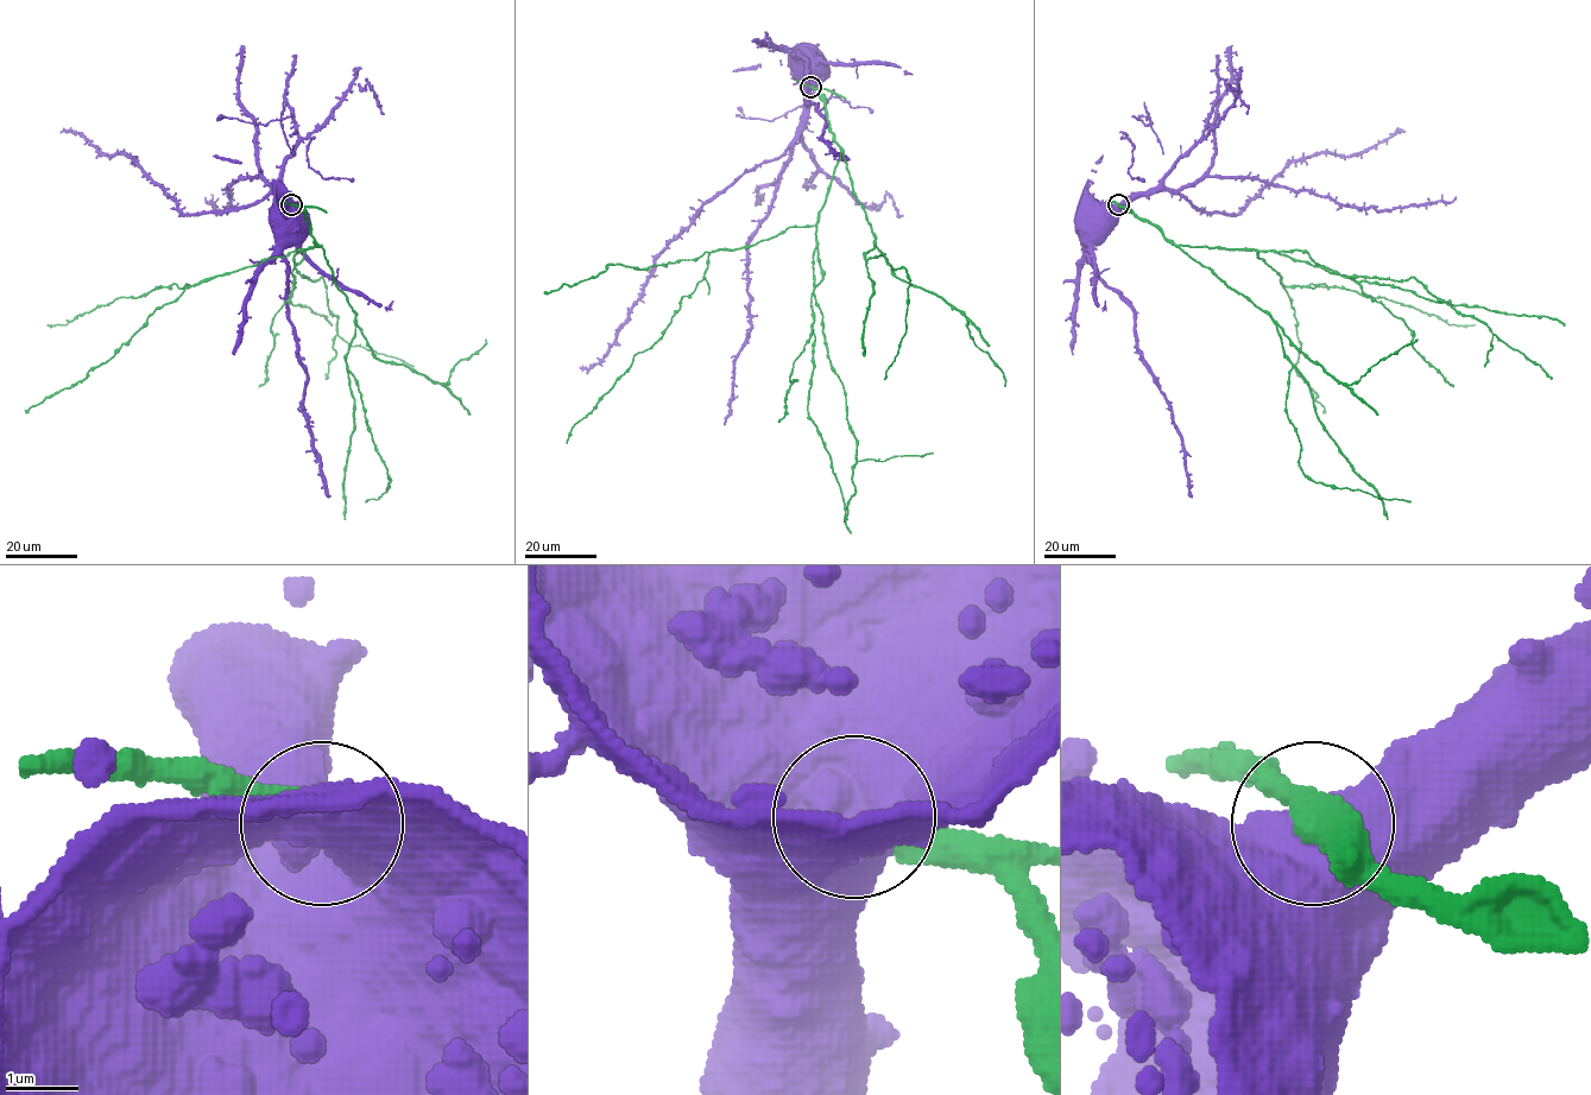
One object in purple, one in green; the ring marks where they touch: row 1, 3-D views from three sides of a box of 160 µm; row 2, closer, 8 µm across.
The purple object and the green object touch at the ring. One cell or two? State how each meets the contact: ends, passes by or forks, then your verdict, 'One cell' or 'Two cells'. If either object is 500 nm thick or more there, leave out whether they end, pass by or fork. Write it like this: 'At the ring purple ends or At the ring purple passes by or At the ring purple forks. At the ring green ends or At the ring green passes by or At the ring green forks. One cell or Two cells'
Two cells

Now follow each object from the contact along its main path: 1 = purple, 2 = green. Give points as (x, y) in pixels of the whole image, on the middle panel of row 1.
1: (810, 86), (810, 51), (806, 50)
2: (810, 86), (840, 150), (819, 220), (709, 253), (704, 278), (664, 334), (633, 358), (566, 443)

